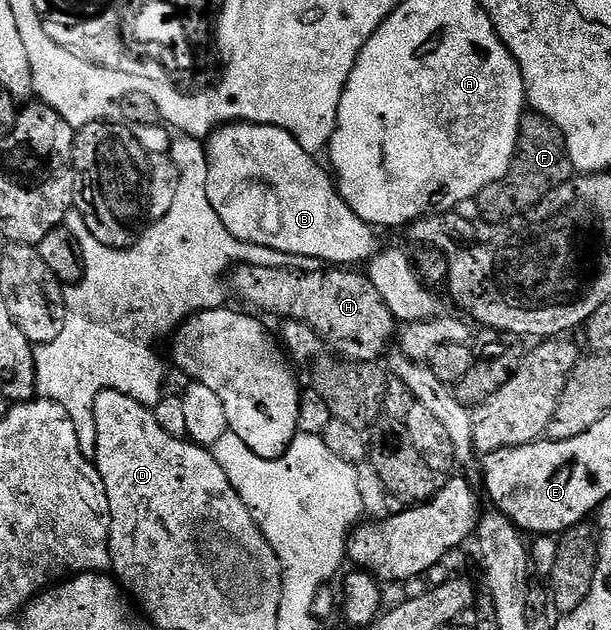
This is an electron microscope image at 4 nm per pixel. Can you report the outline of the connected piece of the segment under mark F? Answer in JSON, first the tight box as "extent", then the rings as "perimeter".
{"extent":[476,111,575,224],"perimeter":[[[526,111],[521,117],[519,134],[517,135],[517,152],[513,155],[513,165],[499,182],[491,182],[476,197],[480,219],[491,224],[503,224],[531,210],[536,204],[541,204],[551,190],[563,186],[563,182],[572,180],[575,169],[565,136],[559,126],[551,122],[542,112]]]}

